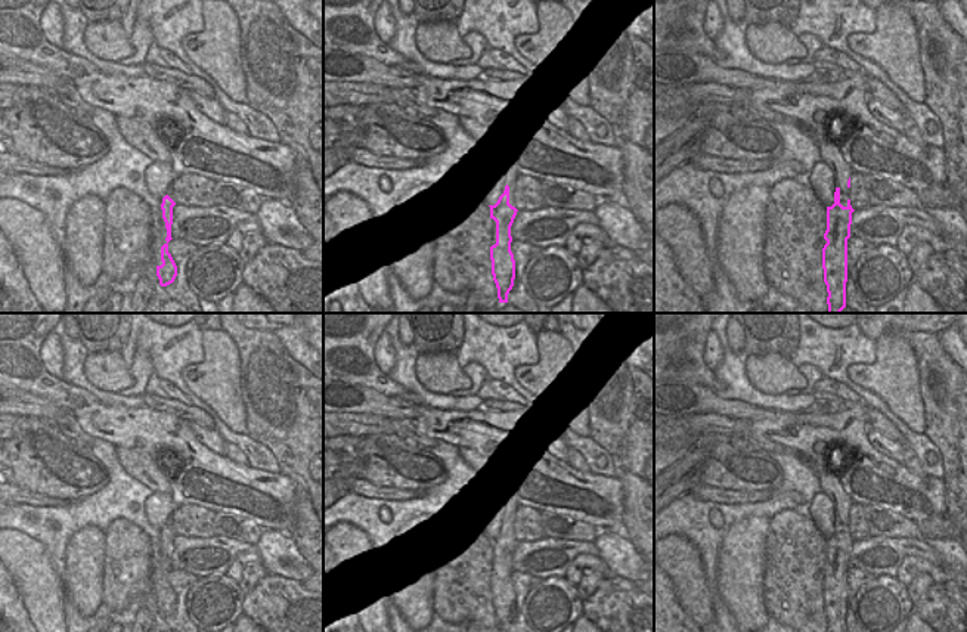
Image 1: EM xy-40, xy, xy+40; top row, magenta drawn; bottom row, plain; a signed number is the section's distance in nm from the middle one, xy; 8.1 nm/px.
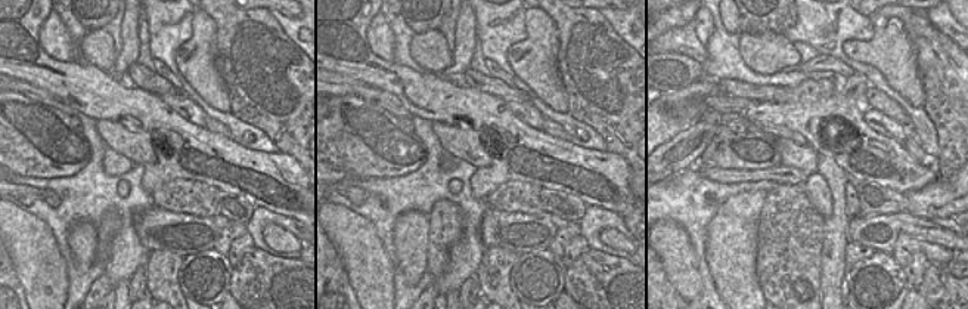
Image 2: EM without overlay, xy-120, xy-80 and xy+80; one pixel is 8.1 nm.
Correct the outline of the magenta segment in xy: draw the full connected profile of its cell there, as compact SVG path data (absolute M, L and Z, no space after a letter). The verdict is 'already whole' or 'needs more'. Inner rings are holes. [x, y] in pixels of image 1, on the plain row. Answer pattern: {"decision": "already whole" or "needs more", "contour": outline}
{"decision": "needs more", "contour": "M458 447L459 455L468 468L480 480L486 492L498 495L505 506L505 521L498 533L490 537L490 549L496 552L496 574L490 577L492 605L498 619L499 632L508 632L508 625L514 617L515 610L515 591L511 582L511 557L517 546L515 532L511 527L511 514L517 505L509 487L508 477L500 477L493 473L490 467L480 459L477 452Z"}

